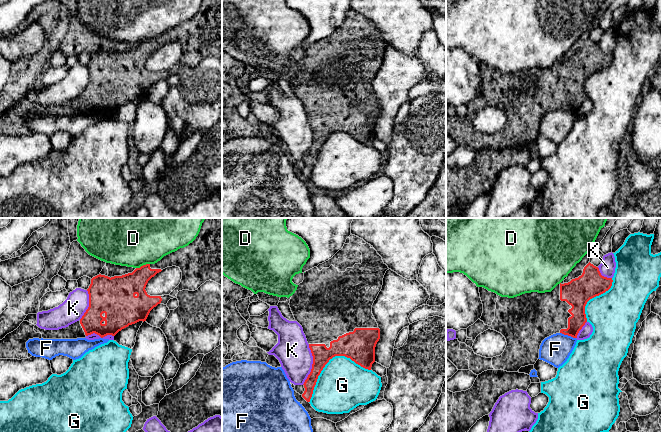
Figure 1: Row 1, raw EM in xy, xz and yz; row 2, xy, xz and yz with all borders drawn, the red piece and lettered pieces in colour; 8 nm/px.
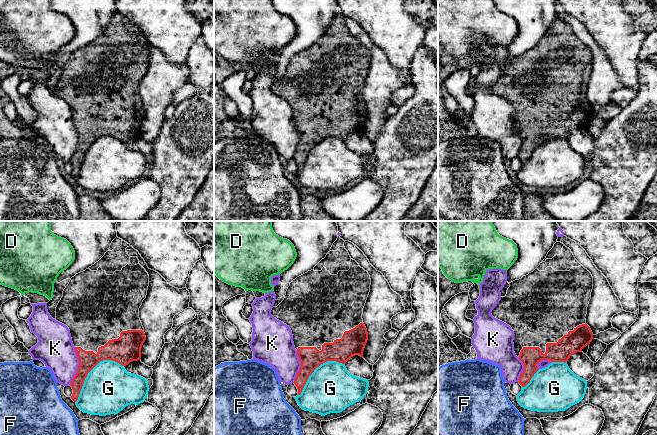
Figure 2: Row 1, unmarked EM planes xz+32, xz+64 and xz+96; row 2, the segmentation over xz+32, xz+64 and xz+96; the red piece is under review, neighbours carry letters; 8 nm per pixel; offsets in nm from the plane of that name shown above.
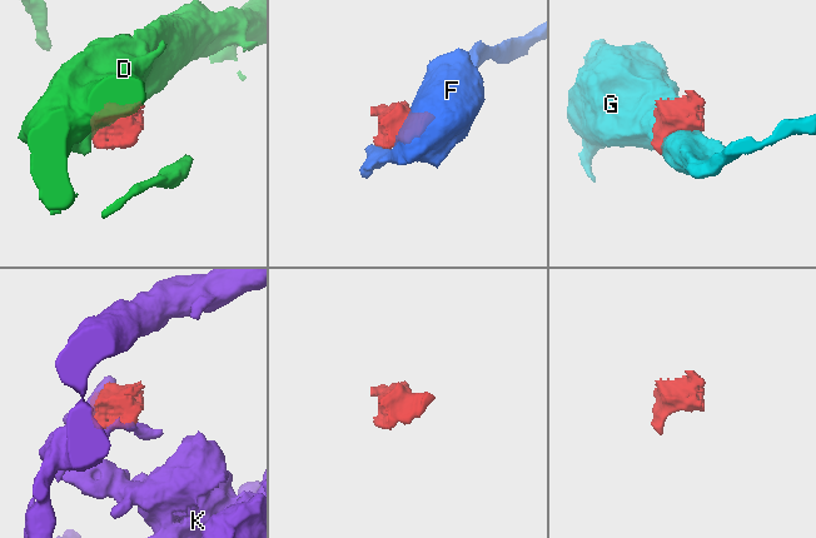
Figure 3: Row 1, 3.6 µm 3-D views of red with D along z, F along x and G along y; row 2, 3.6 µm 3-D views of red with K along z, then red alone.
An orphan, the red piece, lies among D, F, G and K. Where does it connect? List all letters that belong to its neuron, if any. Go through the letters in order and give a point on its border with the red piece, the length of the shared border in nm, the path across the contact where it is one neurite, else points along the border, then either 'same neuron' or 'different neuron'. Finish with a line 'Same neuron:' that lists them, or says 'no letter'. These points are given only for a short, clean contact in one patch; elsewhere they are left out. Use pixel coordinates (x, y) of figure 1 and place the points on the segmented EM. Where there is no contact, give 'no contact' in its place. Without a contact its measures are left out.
D: meets red in xy at (143, 265); contact 120 nm long; border along xy (149, 263), (136, 268); different neuron
F: meets red in yz at (568, 335); contact 140 nm long; different neuron
G: meets red in xz at (328, 361); contact 550 nm long; different neuron
K: meets red in xz at (312, 364); contact 340 nm long; different neuron
Same neuron: no letter

